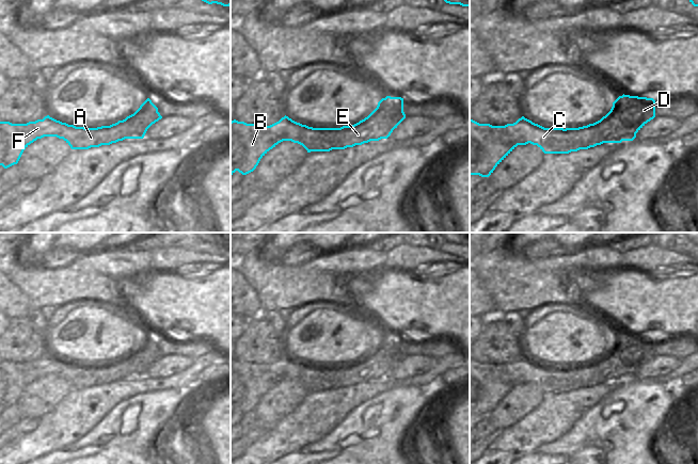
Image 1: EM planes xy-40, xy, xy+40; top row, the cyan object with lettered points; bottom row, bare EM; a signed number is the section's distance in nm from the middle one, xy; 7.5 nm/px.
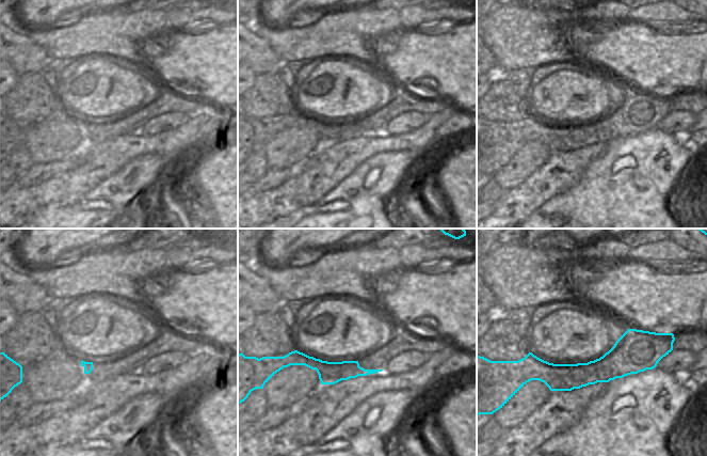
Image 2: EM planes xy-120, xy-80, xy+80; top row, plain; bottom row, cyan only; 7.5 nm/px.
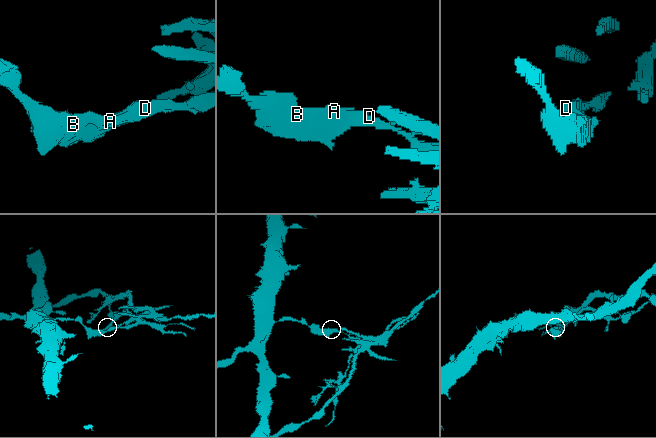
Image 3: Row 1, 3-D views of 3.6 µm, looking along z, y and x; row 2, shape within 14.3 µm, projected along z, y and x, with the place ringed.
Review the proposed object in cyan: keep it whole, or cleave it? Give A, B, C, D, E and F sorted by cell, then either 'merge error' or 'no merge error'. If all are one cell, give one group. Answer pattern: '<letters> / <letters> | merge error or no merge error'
A B C E F / D | merge error

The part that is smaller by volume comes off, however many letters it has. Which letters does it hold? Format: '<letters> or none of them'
D.

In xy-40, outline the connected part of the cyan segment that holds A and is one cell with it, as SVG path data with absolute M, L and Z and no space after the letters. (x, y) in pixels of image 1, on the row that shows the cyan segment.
M147 98L125 119L97 128L76 127L49 115L27 124L0 122L0 165L7 169L17 164L23 150L44 137L63 139L72 149L89 149L125 139L143 139L147 129L161 118L158 108Z

